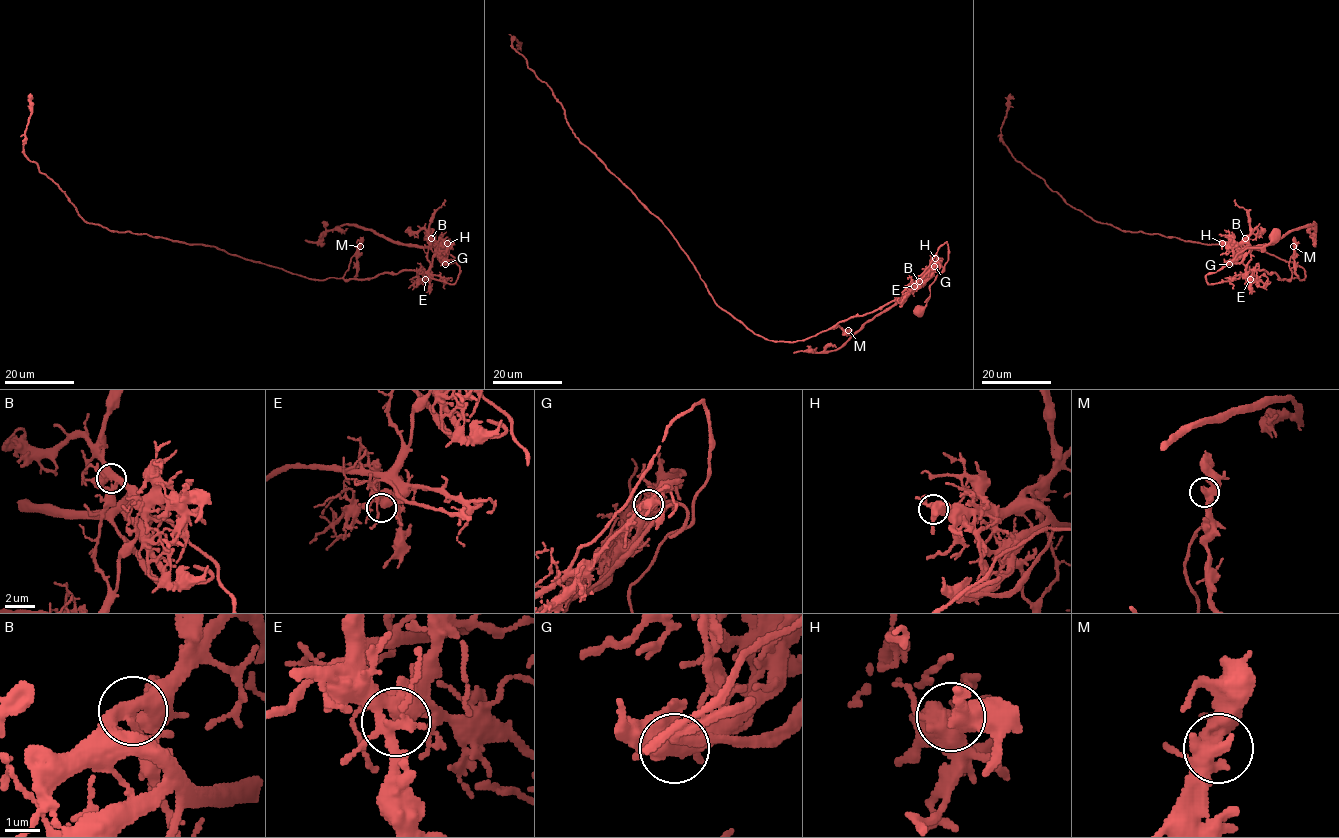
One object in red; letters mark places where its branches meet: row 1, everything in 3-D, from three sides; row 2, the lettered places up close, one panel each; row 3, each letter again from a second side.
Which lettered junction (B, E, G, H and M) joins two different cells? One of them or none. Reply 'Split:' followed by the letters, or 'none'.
Split: B

